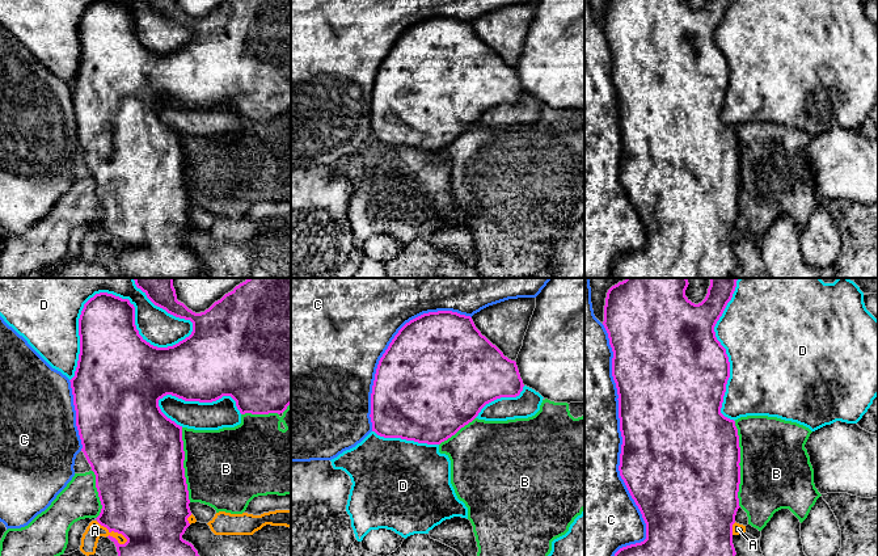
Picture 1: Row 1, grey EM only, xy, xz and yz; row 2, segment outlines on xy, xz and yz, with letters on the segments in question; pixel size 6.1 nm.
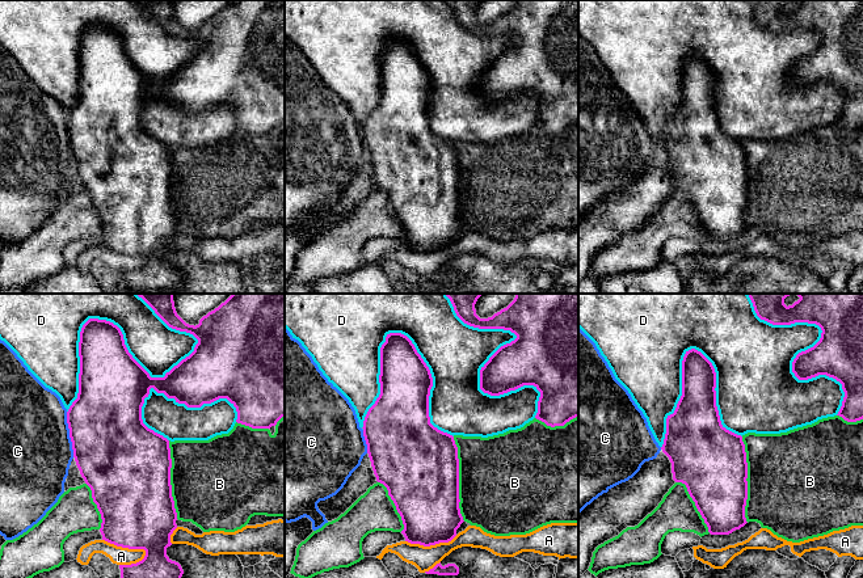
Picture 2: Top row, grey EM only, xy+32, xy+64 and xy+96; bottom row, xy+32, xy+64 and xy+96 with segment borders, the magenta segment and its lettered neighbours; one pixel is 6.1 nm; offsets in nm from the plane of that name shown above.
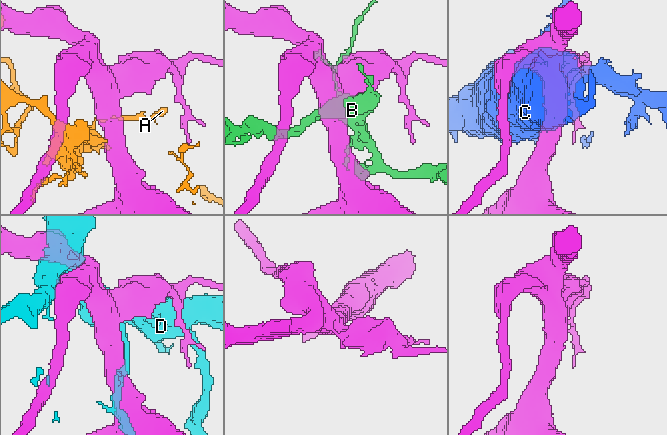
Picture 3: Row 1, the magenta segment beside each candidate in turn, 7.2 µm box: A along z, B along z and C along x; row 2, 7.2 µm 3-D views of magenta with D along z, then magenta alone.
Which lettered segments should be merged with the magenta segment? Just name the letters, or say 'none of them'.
none of them

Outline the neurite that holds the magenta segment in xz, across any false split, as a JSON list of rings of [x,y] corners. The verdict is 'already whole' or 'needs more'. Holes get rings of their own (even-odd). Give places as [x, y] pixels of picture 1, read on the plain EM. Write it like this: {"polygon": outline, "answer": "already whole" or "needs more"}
{"polygon": [[[452,17],[423,20],[398,37],[379,67],[371,100],[372,138],[384,144],[440,151],[472,129],[486,110],[516,104],[523,93],[516,68],[482,42],[470,22]]], "answer": "already whole"}

